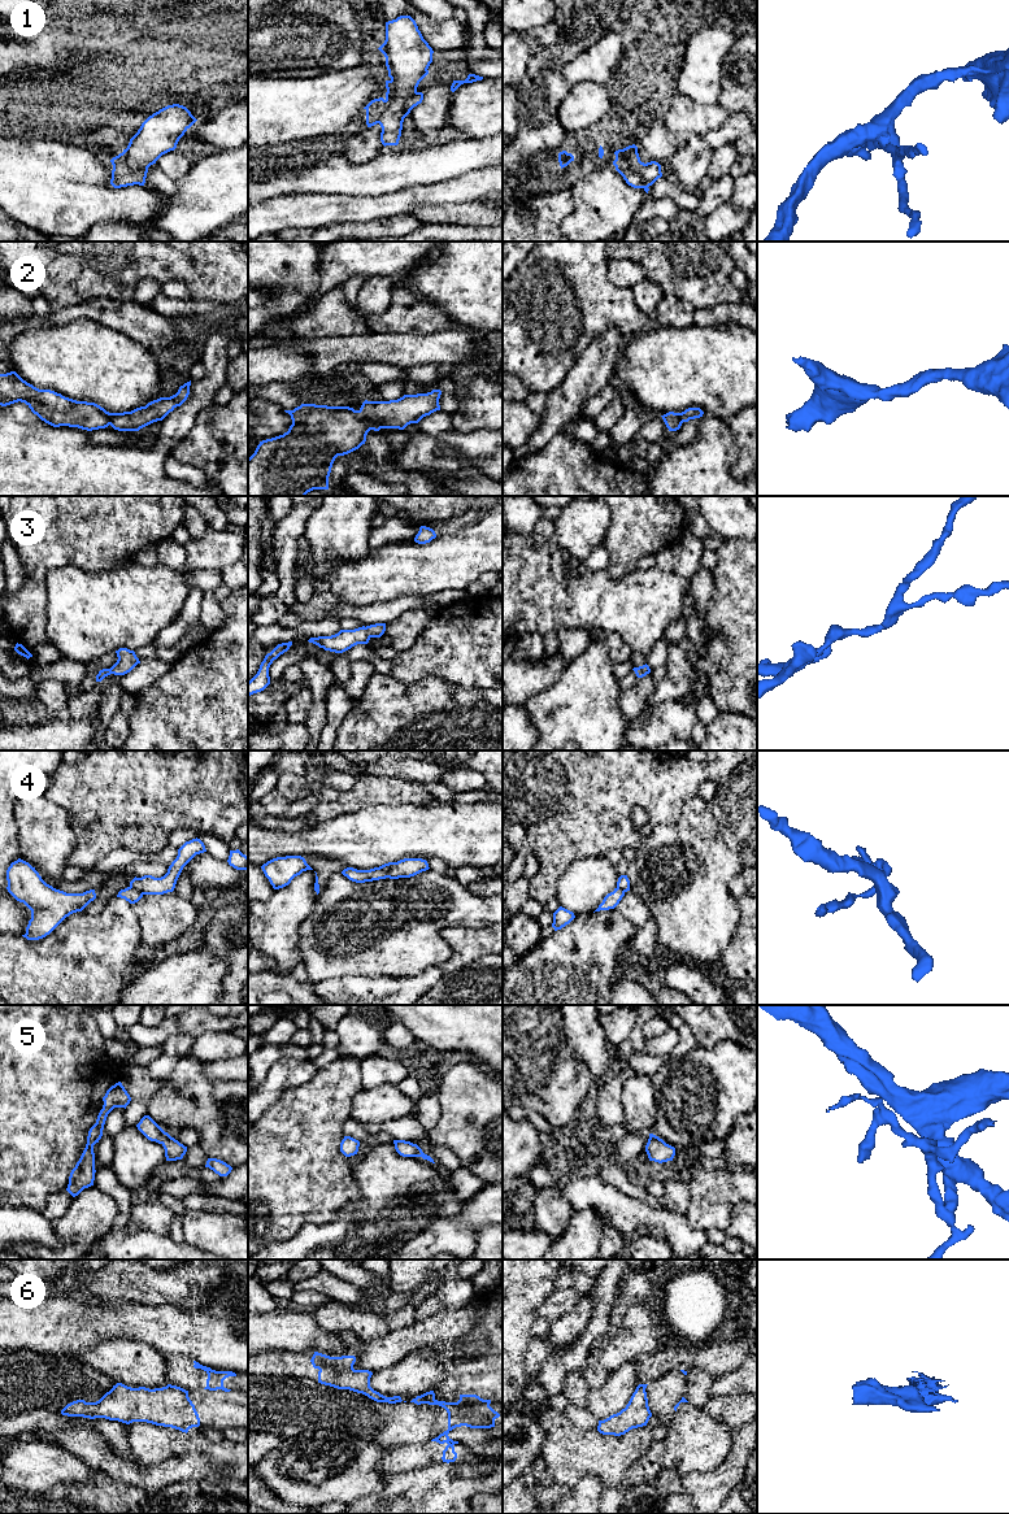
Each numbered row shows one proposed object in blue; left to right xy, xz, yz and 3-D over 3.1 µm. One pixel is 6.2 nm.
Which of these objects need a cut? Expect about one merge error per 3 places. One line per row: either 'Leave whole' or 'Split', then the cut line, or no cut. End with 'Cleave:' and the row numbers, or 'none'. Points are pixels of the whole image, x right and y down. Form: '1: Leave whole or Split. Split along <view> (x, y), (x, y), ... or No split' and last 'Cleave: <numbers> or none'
1: Split. Split along yz (616, 155), (622, 155), (626, 159), (642, 177), (644, 187)
2: Leave whole. No split
3: Leave whole. No split
4: Leave whole. No split
5: Leave whole. No split
6: Split. Split along xz (417, 1396), (425, 1400), (435, 1400)
Cleave: 1, 6

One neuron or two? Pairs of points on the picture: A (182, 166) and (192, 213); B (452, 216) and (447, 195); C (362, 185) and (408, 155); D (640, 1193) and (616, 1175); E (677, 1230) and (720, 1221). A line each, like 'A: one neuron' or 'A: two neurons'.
A: two neurons
B: two neurons
C: one neuron
D: one neuron
E: two neurons

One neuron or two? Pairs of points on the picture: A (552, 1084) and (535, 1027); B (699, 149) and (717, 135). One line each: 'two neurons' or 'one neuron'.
A: one neuron
B: two neurons

